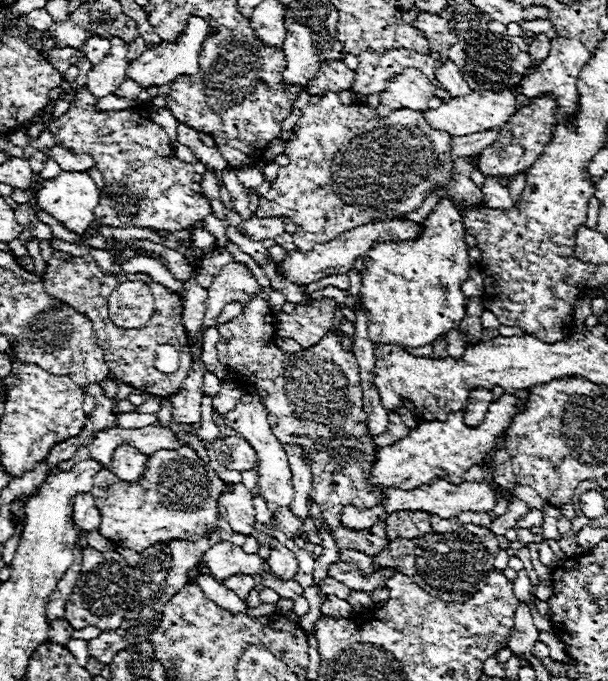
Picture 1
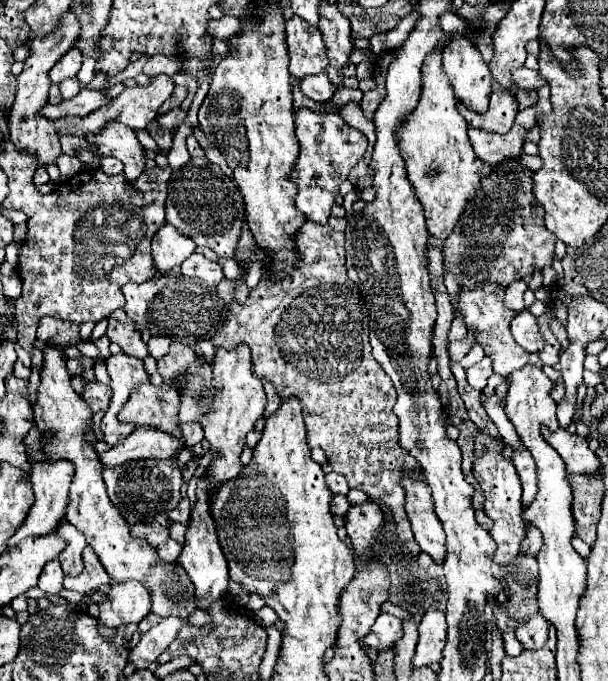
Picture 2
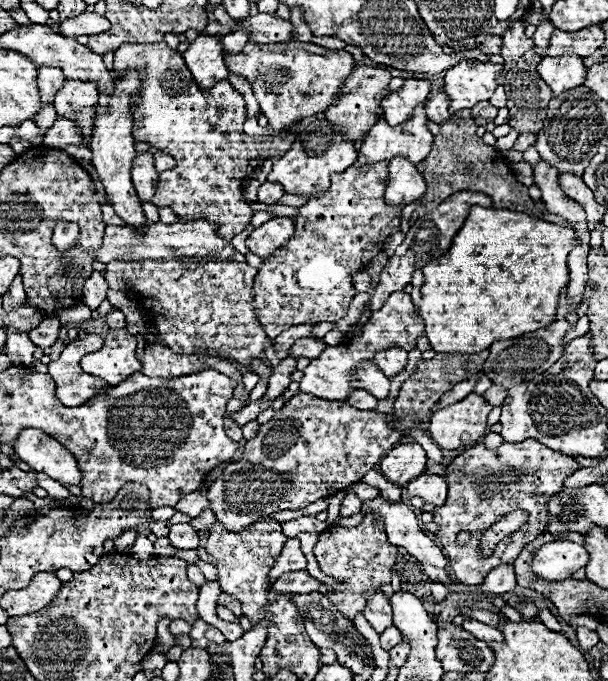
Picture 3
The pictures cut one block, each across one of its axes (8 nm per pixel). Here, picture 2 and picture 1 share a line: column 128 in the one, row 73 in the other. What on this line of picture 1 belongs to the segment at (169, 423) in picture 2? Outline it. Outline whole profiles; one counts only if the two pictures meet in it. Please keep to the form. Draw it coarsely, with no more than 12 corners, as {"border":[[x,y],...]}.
{"border":[[416,68],[390,78],[378,114],[426,110],[436,86]]}

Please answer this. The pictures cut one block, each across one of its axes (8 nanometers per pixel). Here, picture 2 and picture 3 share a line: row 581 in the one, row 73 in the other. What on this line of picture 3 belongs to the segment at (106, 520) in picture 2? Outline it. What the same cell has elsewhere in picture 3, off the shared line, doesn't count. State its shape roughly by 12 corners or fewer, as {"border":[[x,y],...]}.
{"border":[[166,42],[122,44],[134,138],[176,158],[152,204],[232,240],[242,182],[296,134],[248,136],[244,96],[198,90]]}

